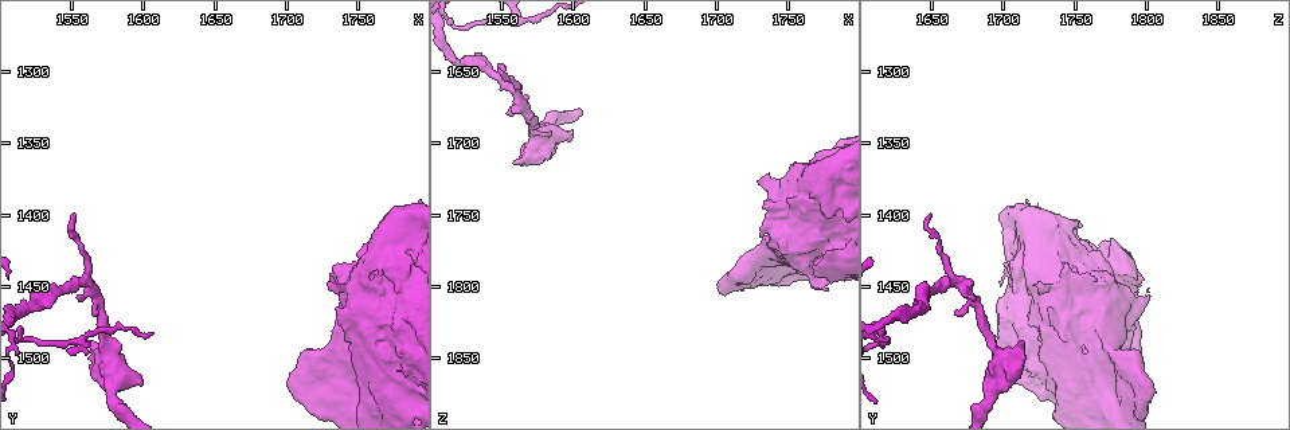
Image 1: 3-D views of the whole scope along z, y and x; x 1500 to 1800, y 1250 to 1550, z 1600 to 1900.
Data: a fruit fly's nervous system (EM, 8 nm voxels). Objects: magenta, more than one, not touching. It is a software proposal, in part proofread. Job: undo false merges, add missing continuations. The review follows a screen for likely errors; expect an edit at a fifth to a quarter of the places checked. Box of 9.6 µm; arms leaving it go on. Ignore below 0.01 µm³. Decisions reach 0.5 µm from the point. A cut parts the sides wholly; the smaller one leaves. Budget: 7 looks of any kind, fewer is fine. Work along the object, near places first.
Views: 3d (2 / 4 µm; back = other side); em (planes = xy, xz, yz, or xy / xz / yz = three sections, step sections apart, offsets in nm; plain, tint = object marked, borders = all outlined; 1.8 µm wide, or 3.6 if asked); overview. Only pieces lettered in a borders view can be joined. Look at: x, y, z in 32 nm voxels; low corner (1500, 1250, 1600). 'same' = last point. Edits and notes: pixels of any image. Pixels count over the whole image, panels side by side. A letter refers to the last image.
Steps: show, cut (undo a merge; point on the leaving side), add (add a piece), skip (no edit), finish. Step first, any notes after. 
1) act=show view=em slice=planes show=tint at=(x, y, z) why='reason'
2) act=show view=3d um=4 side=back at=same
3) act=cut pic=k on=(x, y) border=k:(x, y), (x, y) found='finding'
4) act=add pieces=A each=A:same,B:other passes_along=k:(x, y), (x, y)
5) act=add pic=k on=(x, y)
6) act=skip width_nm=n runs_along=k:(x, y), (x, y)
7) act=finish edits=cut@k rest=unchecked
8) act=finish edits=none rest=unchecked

act=show view=em slice=yz step=4 show=borders at=(1730, 1448, 1728)

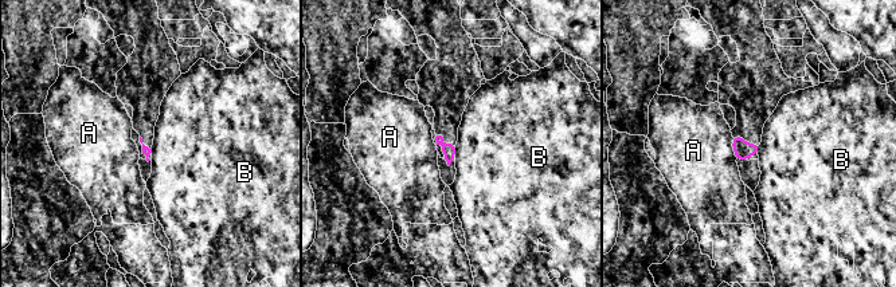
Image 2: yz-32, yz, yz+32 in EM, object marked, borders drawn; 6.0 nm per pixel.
act=skip each=A:other,B:other border=2:(457, 144), (454, 154) found='none of them fits'

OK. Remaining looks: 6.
act=show view=em slice=xz step=16 show=borders at=(1600, 1516, 1690) why='free end'

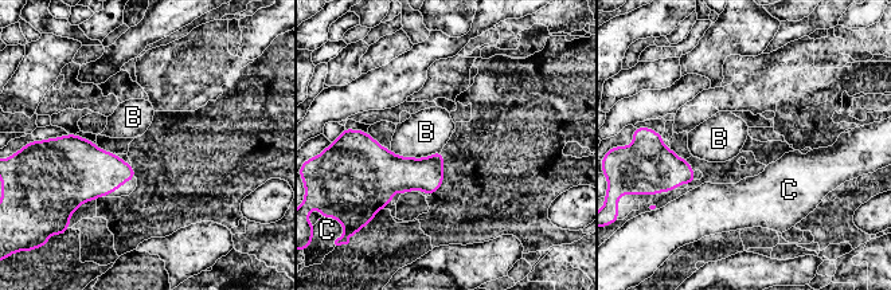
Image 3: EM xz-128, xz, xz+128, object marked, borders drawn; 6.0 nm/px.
act=show view=em slice=planes show=borders at=same why='cut it another way'

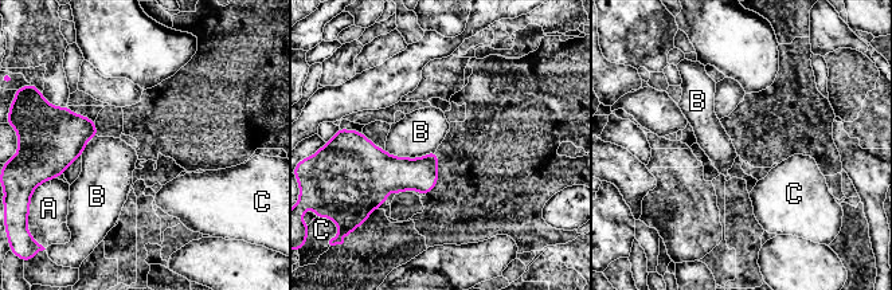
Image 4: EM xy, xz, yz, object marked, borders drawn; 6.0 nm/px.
act=skip each=A:other,B:other,C:other border=4:(435, 149), (415, 157), (384, 151) found='none of them fits'

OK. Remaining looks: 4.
act=show view=em slice=xy step=4 show=tint at=(1566, 1468, 1668) why='an open end'

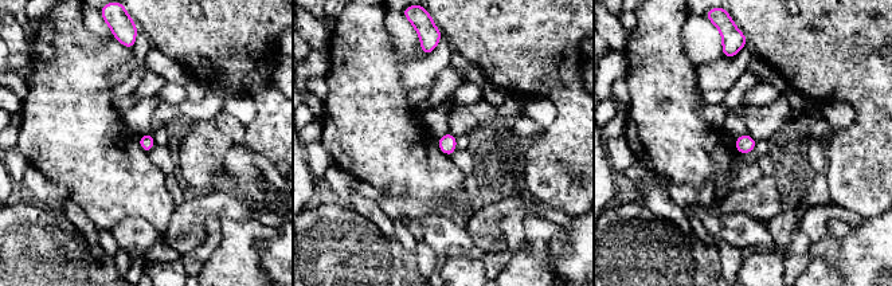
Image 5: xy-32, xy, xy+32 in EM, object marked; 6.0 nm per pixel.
act=show view=em slice=xy step=4 show=borders at=same

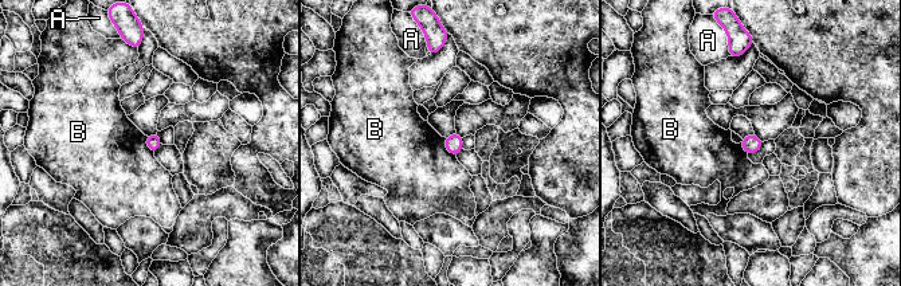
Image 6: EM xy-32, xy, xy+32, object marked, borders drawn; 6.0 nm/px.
act=skip each=A:other,B:other border=6:(443, 137), (443, 145), (455, 157) found='no lettered piece goes on from it'

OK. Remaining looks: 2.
act=finish edits=none rest=unchecked

